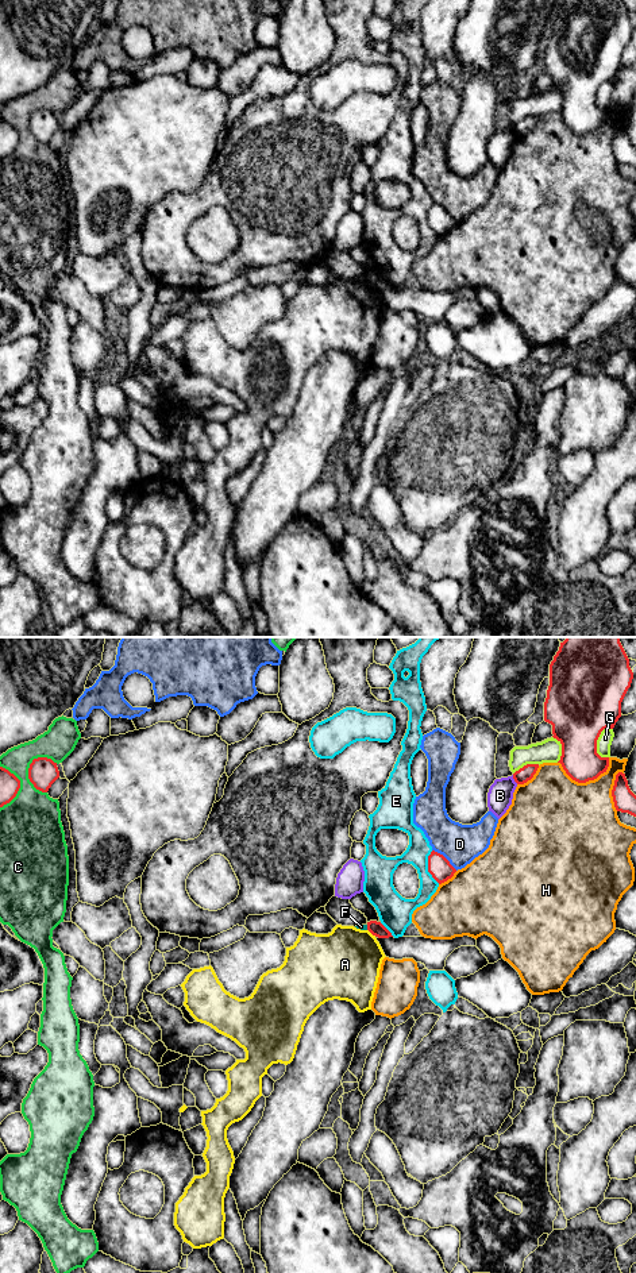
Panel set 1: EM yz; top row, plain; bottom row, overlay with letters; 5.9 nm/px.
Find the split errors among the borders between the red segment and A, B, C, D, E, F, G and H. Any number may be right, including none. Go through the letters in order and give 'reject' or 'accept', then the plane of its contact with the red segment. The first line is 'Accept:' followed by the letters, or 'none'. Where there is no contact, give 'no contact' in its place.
Accept: none
A: reject; contact in yz
B: reject; contact in yz
C: reject; contact in yz
D: reject; contact in yz
E: reject; contact in yz
F: reject; contact in yz
G: reject; contact in yz
H: reject; contact in yz

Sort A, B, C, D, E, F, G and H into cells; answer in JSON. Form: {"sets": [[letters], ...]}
{"sets": [["A"], ["B"], ["C"], ["D"], ["E"], ["F"], ["G"], ["H"]]}

